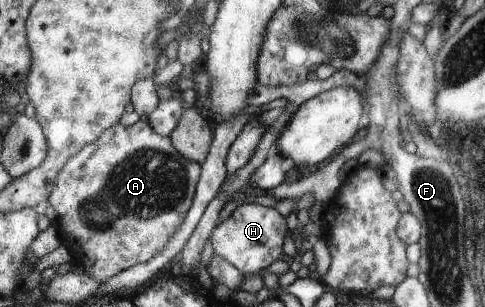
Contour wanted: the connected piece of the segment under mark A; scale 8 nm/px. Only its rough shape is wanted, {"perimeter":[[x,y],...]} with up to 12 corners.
{"perimeter":[[139,120],[74,154],[49,202],[105,283],[182,228],[203,164]]}

